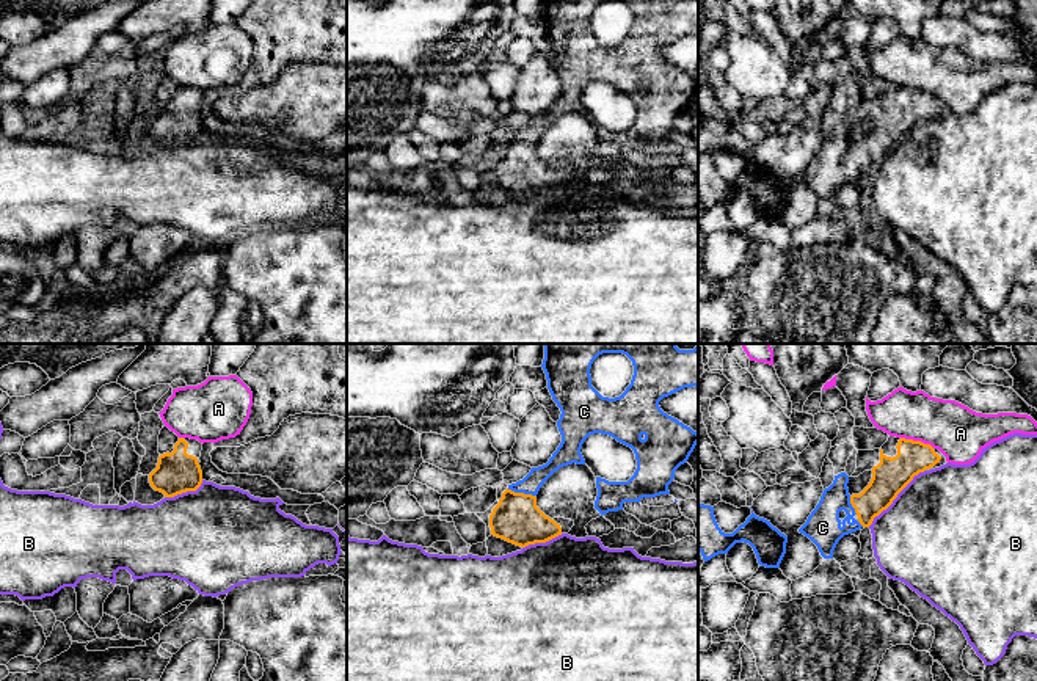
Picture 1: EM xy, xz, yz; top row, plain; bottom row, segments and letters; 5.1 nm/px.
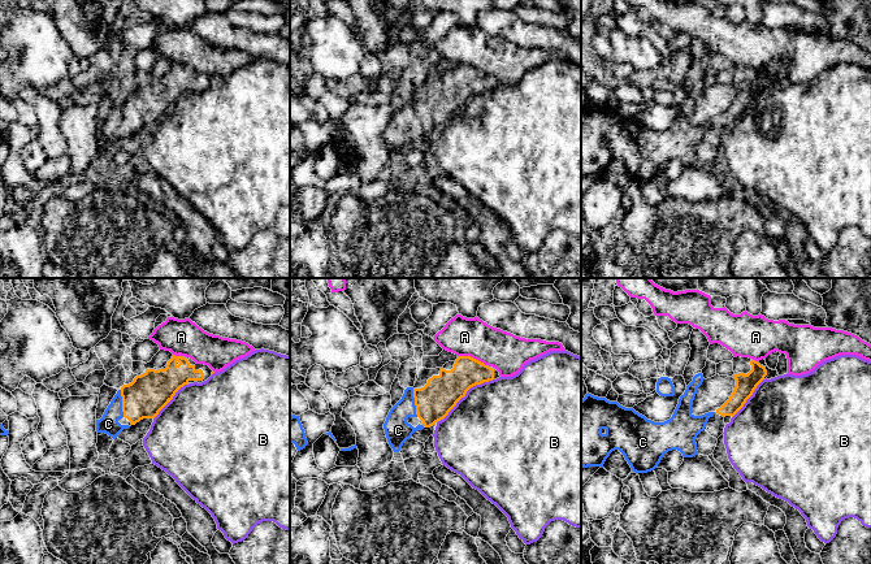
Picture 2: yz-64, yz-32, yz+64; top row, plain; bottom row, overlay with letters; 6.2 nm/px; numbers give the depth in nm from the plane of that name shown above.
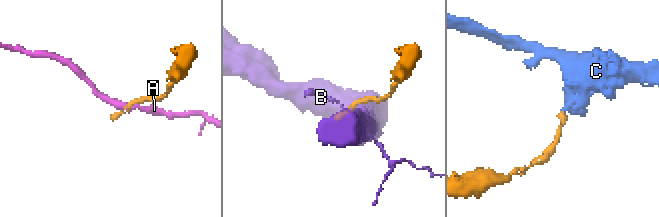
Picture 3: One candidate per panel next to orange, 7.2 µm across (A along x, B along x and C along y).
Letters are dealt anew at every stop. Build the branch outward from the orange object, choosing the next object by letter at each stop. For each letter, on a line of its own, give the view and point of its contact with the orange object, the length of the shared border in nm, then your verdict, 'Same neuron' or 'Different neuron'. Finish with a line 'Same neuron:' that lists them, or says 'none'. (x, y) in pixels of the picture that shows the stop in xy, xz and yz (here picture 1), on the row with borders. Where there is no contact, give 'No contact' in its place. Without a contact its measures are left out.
A: Touches orange at yz (918, 441). Shared border 190 nm. Different neuron
B: Touches orange at yz (896, 496). Shared border 420 nm. Different neuron
C: Touches orange at xz (521, 493). Shared border 150 nm. Same neuron
Same neuron: C

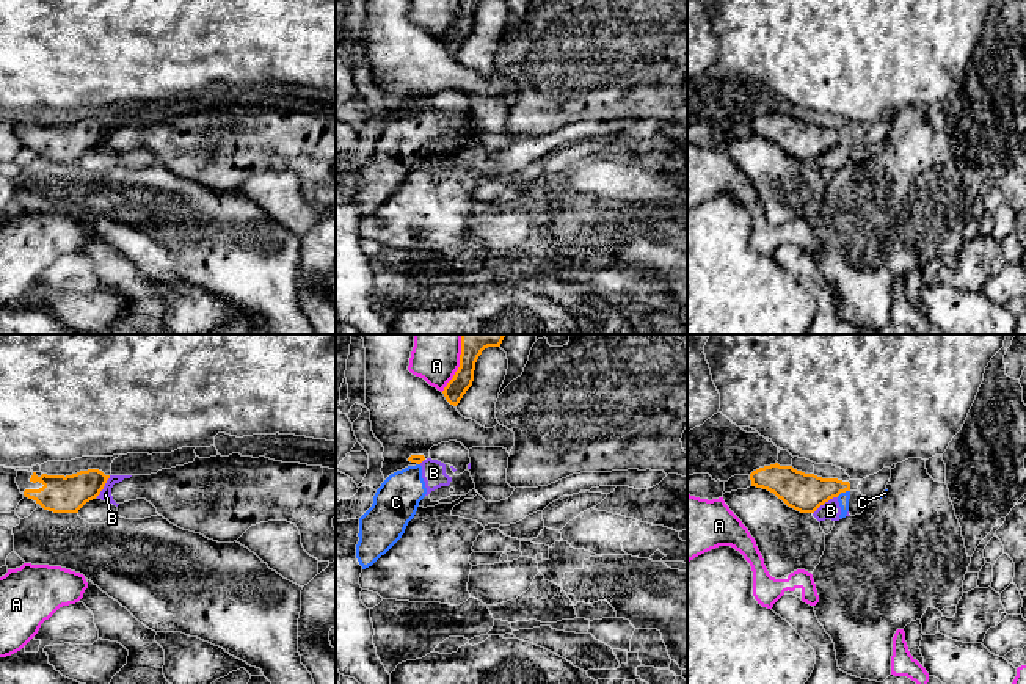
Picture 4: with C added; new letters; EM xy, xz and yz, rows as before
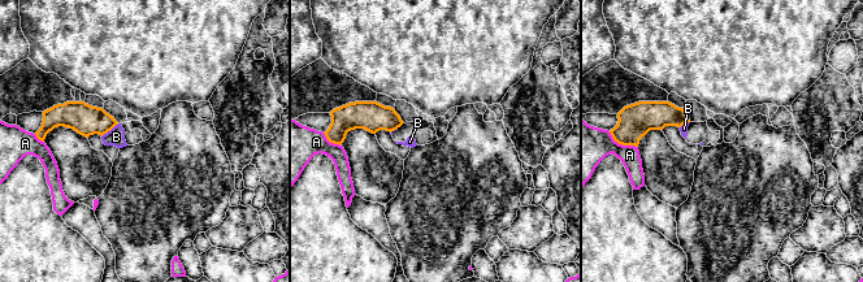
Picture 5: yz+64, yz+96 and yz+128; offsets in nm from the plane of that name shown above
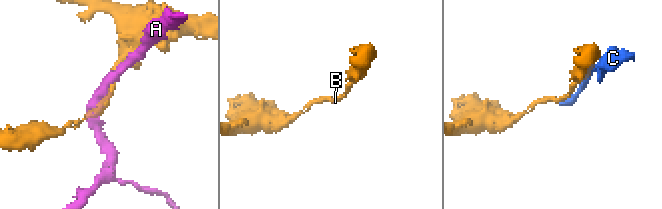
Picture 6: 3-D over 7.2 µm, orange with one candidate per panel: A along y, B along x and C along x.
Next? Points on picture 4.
A: Touches orange at xz (460, 363). Shared border 320 nm. Different neuron
B: Touches orange at yz (824, 502). Shared border 160 nm. Different neuron
C: Touches orange at yz (843, 491). Shared border 80 nm. Different neuron
Same neuron: none

